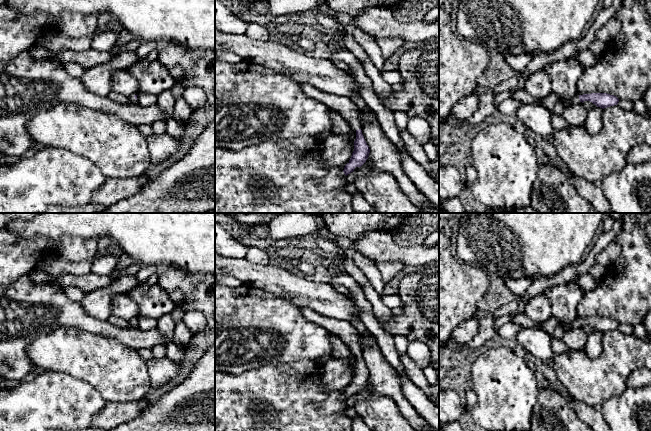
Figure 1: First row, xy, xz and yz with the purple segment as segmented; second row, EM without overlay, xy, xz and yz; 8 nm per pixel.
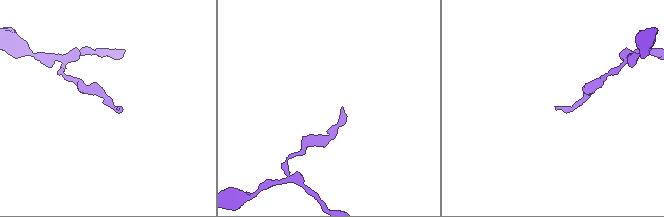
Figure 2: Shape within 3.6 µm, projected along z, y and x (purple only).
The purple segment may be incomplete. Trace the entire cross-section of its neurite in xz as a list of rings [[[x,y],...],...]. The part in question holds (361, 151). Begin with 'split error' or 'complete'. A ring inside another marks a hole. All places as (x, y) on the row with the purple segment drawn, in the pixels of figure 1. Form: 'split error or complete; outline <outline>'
split error; outline [[[300,83],[300,87],[309,97],[318,100],[329,109],[338,112],[347,121],[349,126],[356,131],[354,151],[343,170],[347,176],[353,172],[356,167],[361,167],[368,159],[370,153],[369,146],[362,134],[362,125],[358,118],[359,108],[349,97],[329,94],[305,83]]]

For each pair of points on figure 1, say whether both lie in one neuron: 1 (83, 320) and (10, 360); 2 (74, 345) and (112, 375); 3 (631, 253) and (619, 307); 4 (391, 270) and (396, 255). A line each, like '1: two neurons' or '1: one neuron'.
1: one neuron
2: one neuron
3: one neuron
4: two neurons

